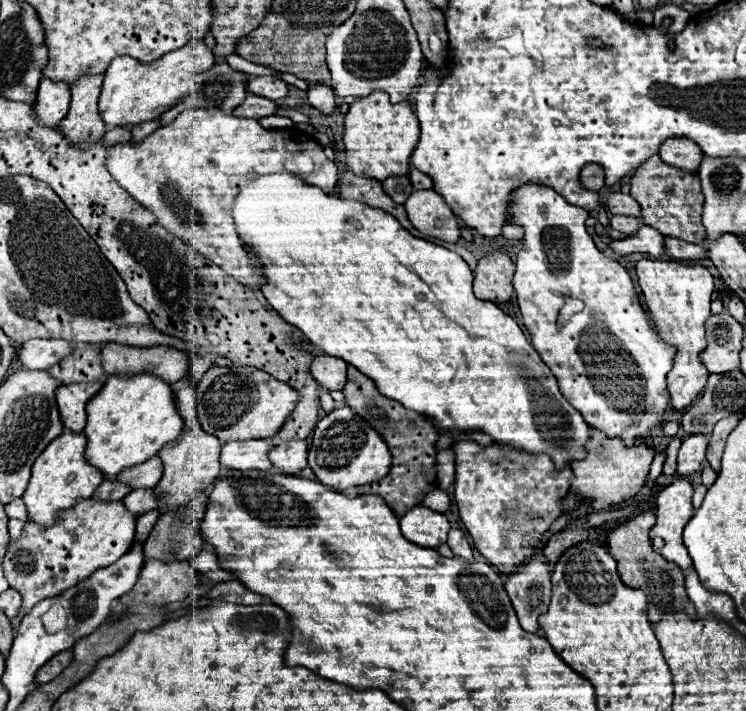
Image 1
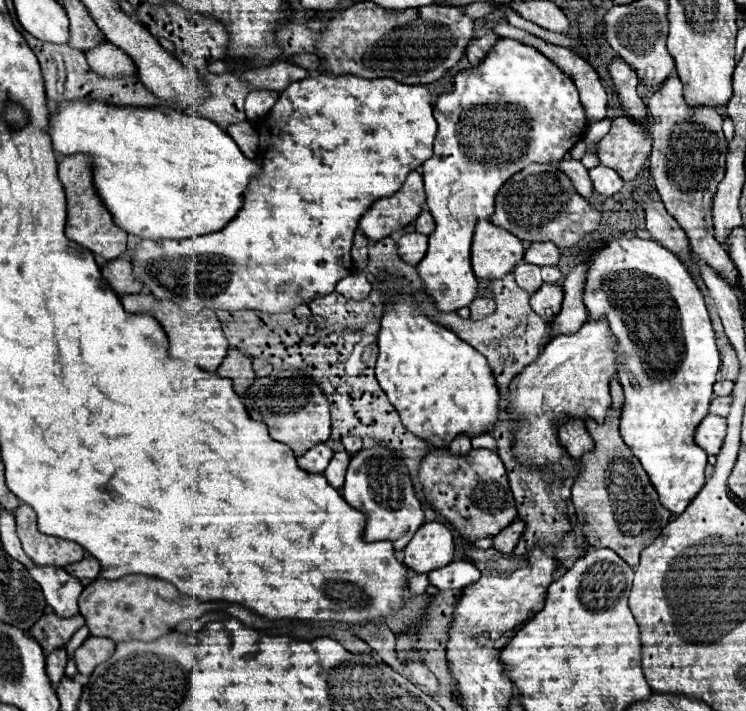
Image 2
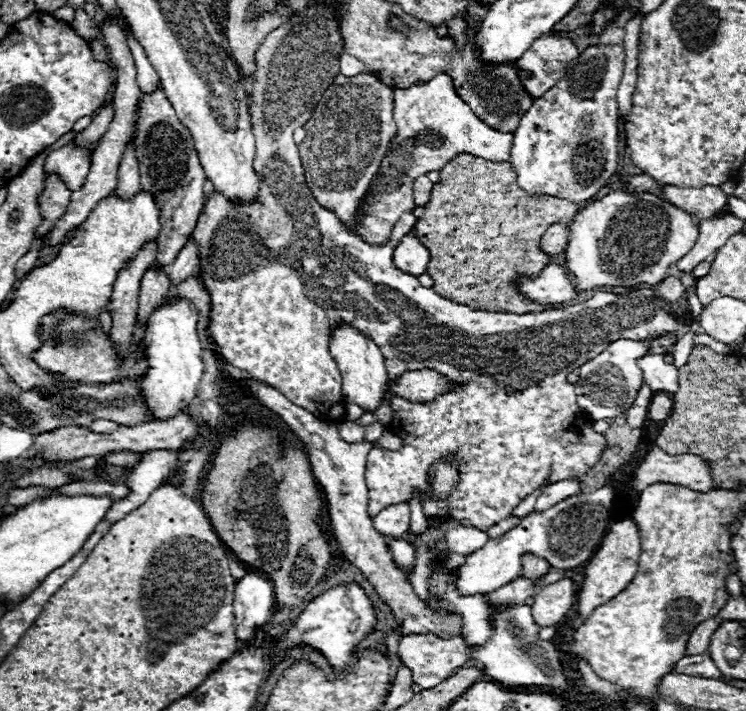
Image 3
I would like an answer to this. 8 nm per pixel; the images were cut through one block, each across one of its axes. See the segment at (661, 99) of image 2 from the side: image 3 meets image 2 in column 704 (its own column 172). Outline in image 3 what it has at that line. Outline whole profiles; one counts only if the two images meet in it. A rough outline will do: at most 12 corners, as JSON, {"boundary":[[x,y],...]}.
{"boundary":[[164,92],[142,96],[140,182],[160,208],[156,266],[196,228],[206,174]]}

